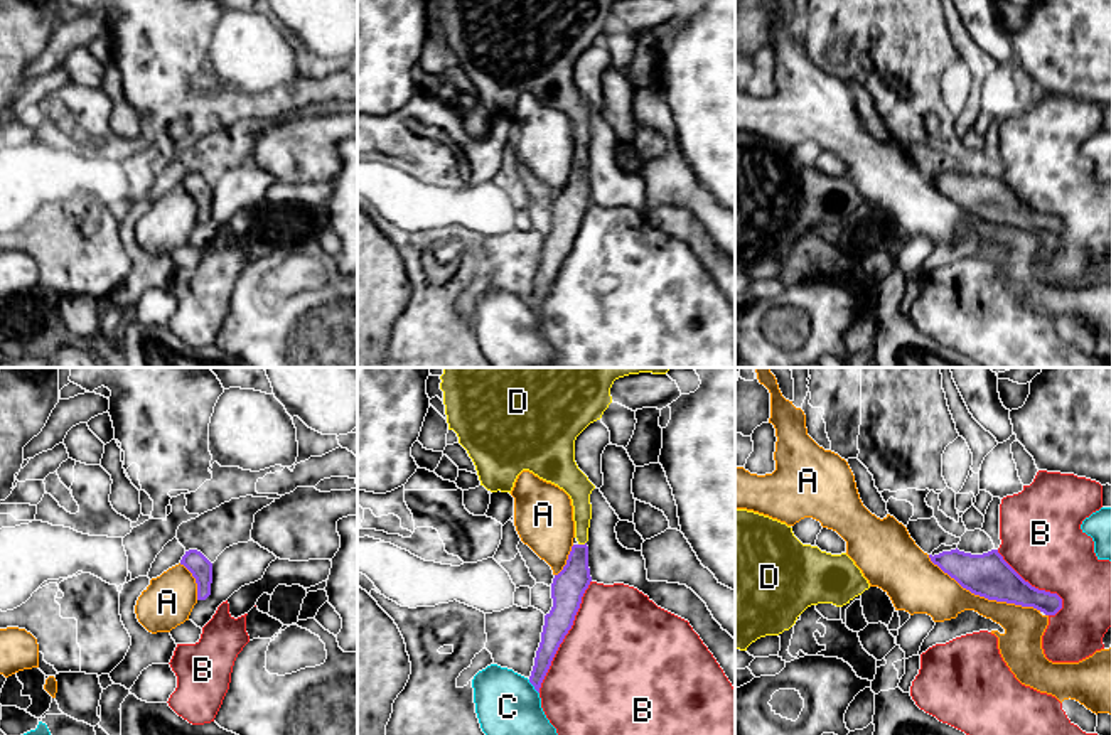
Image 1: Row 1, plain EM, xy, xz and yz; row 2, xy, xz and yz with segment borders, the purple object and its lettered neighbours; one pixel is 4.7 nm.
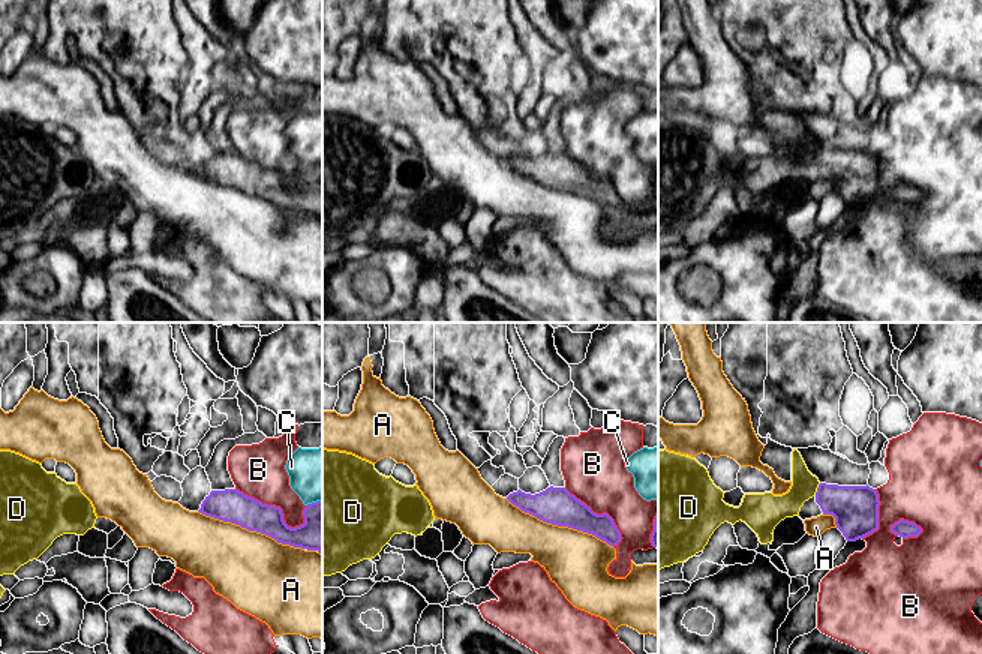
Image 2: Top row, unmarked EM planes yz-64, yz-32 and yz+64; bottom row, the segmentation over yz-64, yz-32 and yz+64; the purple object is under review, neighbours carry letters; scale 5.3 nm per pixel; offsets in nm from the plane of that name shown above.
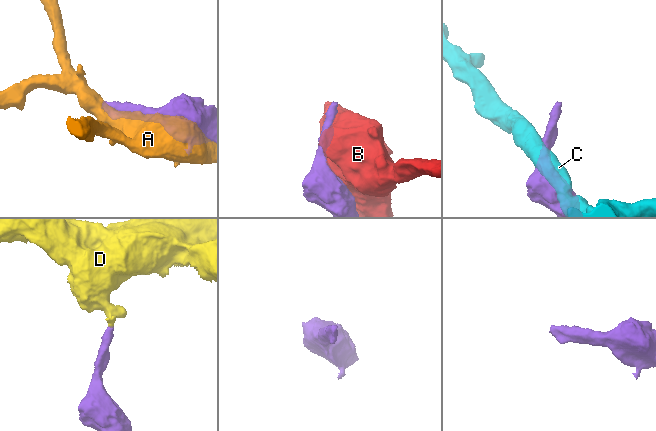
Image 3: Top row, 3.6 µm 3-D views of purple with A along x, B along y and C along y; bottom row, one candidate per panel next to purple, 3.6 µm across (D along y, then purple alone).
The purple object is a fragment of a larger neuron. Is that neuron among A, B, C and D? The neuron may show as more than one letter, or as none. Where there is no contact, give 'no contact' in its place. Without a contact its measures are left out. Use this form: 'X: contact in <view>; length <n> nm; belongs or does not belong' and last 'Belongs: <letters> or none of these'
A: contact in yz; length 600 nm; does not belong
B: contact in xz; length 600 nm; does not belong
C: contact in xz; length 90 nm; does not belong
D: contact in xz; length 40 nm; belongs
Belongs: D

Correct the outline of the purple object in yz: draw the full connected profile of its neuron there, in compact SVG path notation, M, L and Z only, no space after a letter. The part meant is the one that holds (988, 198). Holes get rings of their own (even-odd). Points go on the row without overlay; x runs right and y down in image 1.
M956 170L934 179L929 177L929 180L974 217L1033 229L1045 238L1055 238L1062 231L1062 221L1057 216L1032 209L1003 182L998 172L971 177Z

